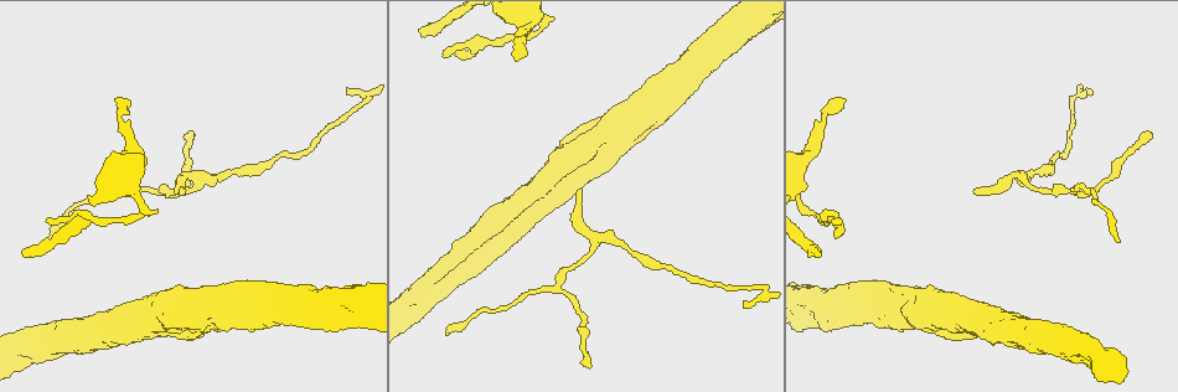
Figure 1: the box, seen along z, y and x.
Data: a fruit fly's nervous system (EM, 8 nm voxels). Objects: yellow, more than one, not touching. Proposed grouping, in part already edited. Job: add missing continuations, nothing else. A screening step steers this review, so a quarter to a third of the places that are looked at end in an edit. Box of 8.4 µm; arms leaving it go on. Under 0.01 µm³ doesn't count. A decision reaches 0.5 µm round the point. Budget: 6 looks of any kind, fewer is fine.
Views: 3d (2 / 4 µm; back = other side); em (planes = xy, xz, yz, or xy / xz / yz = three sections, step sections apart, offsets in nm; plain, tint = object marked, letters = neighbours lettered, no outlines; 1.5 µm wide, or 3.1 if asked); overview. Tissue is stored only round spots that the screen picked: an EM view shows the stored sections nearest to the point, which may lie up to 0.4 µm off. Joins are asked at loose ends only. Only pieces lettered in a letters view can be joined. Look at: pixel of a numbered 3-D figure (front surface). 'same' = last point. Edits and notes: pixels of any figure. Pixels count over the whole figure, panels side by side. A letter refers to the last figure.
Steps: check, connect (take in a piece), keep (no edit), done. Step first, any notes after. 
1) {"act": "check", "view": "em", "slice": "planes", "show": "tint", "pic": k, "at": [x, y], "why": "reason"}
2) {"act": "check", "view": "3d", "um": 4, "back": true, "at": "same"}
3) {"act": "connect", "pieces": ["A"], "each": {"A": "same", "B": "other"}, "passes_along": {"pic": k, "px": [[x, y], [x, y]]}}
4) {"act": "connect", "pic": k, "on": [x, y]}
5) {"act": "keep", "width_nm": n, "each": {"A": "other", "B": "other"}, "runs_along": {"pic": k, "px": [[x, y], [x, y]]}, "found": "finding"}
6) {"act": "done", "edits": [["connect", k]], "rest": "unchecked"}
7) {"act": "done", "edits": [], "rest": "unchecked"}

{"act": "check", "view": "3d", "um": 2, "pic": 1, "at": [22, 251], "why": "branch stops here"}

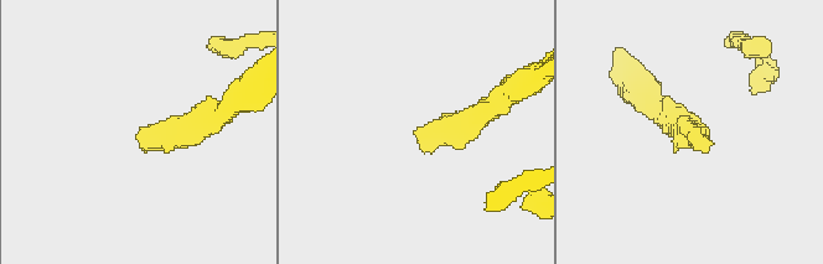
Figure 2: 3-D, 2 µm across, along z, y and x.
{"act": "check", "view": "em", "slice": "xz", "step": 4, "show": "letters", "pic": 2, "at": [414, 131], "why": "need the tissue"}

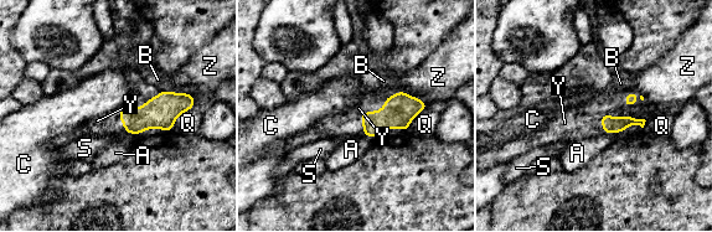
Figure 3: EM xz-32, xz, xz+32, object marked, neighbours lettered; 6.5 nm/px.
{"act": "connect", "pic": 3, "on": [359, 108], "longest_contact_nm": ["Z", 240], "each": {"A": "other", "B": "other", "C": "other", "Q": "other", "S": "other", "Y": "same", "Z": "other"}, "passes_along": {"pic": 3, "px": [[400, 109], [361, 113], [359, 108]]}, "found": "it goes on there"}

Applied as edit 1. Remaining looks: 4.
{"act": "check", "view": "3d", "um": 4, "pic": 1, "at": [190, 133], "why": "tapers out"}

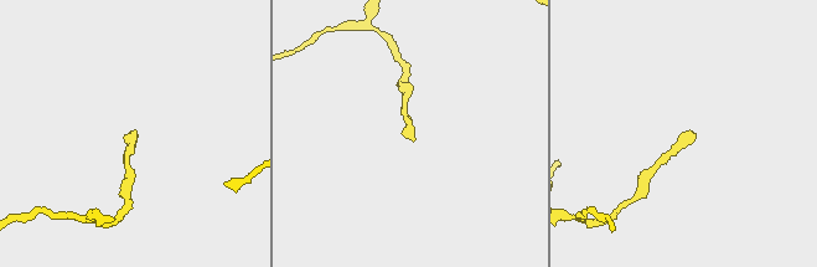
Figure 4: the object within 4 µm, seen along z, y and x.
{"act": "check", "view": "em", "slice": "planes", "show": "letters", "pic": 4, "at": [691, 130]}

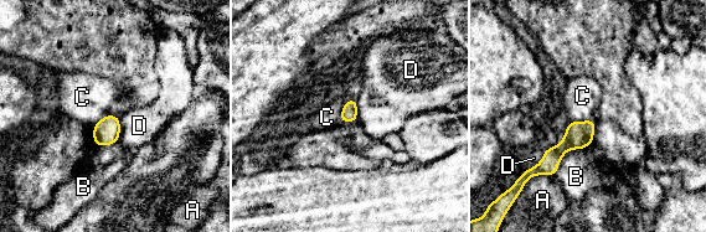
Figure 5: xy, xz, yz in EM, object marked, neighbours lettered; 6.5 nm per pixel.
{"act": "keep", "each": {"A": "other", "B": "other", "C": "other", "D": "other"}, "border": {"pic": 5, "px": [[355, 98], [344, 103], [338, 122]]}, "found": "no lettered piece goes on from it"}

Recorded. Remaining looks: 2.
{"act": "check", "view": "3d", "um": 4, "pic": 1, "at": [975, 190], "why": "branch stops here"}

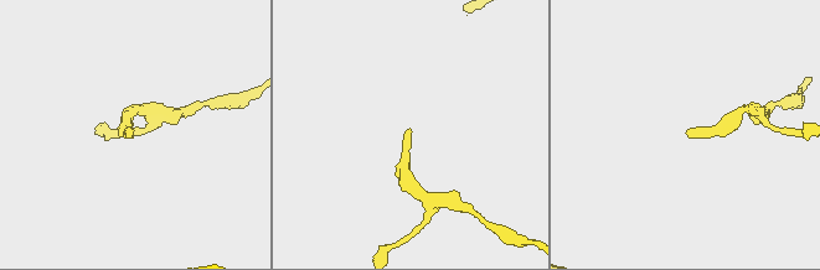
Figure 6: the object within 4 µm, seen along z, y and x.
{"act": "check", "view": "em", "slice": "planes", "show": "letters", "pic": 6, "at": [687, 133]}

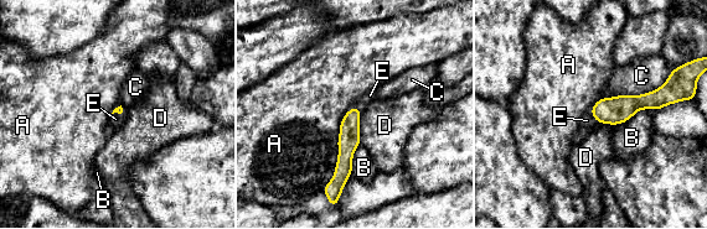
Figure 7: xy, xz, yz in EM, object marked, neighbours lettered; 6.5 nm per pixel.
{"act": "connect", "pic": 7, "on": [587, 120], "each": {"A": "other", "B": "other", "C": "other", "D": "other", "E": "same"}, "passes_along": {"pic": 7, "px": [[615, 110], [593, 116], [587, 120]]}, "found": "the cell continues"}

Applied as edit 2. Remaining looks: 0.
{"act": "done", "edits": [["connect", 3], ["connect", 7]], "rest": "unchecked"}

